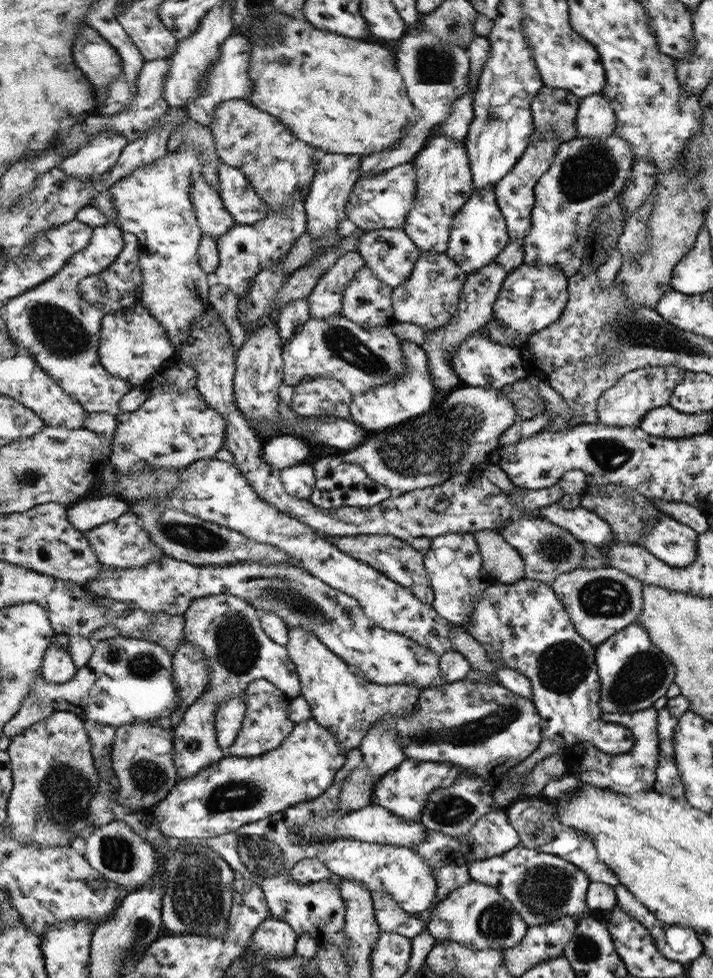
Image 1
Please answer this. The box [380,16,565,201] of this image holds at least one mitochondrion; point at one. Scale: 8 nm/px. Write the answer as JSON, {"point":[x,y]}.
{"point":[433,65]}

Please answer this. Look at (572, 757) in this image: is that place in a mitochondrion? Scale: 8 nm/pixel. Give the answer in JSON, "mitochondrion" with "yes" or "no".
{"mitochondrion":"no"}

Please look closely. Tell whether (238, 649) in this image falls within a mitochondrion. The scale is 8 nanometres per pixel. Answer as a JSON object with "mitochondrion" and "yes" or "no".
{"mitochondrion":"yes"}

